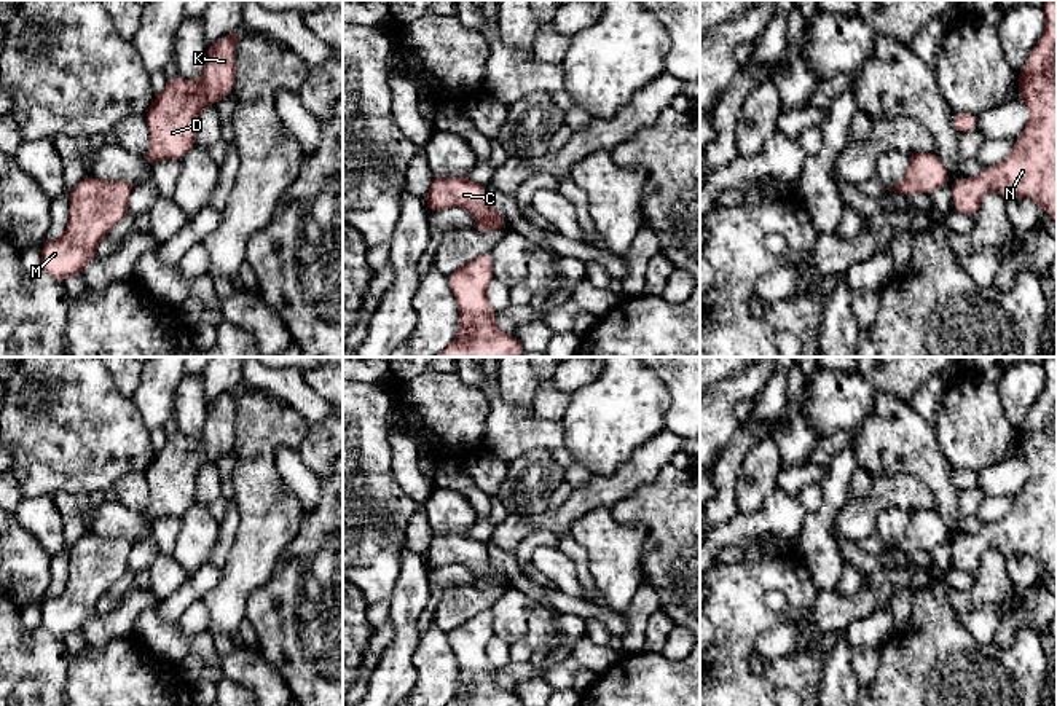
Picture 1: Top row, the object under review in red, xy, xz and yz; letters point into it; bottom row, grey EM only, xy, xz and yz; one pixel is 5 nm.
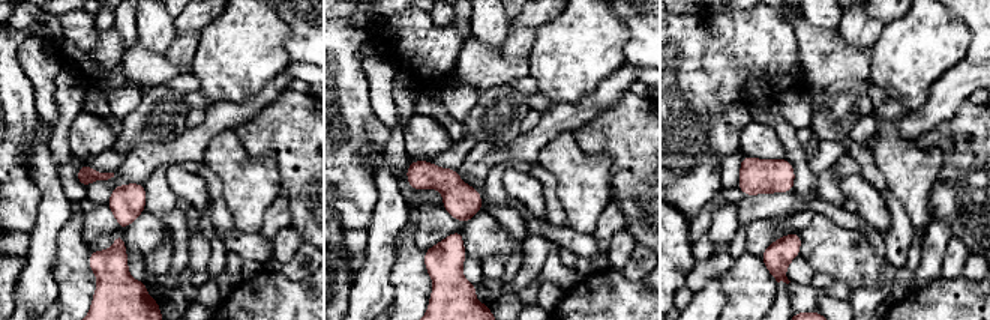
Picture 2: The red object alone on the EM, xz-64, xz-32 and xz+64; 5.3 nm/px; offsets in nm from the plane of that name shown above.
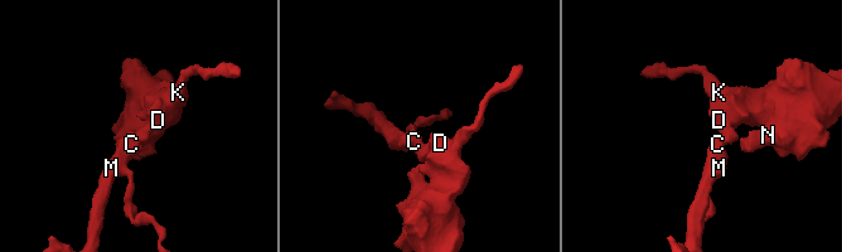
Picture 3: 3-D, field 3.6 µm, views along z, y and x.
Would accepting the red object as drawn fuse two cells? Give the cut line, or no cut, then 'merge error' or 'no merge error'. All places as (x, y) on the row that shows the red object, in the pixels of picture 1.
no cut | no merge error

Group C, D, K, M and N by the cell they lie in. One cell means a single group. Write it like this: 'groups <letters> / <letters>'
groups C D K M N

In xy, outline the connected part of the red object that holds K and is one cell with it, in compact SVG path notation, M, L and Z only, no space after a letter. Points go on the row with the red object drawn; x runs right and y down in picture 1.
M239 33L222 37L207 46L207 59L199 81L187 81L182 75L167 80L164 91L153 97L148 112L143 115L150 131L150 148L142 156L143 163L153 166L161 159L180 159L196 142L196 121L199 112L209 104L218 104L233 92L236 81L234 46Z

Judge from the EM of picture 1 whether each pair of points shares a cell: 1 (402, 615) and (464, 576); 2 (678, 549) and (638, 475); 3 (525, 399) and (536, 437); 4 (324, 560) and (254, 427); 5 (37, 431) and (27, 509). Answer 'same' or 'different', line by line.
1: different
2: different
3: different
4: different
5: different

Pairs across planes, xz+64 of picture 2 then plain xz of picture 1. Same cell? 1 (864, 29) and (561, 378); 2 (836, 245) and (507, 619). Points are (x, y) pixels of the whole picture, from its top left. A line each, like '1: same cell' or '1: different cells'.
1: different cells
2: same cell

